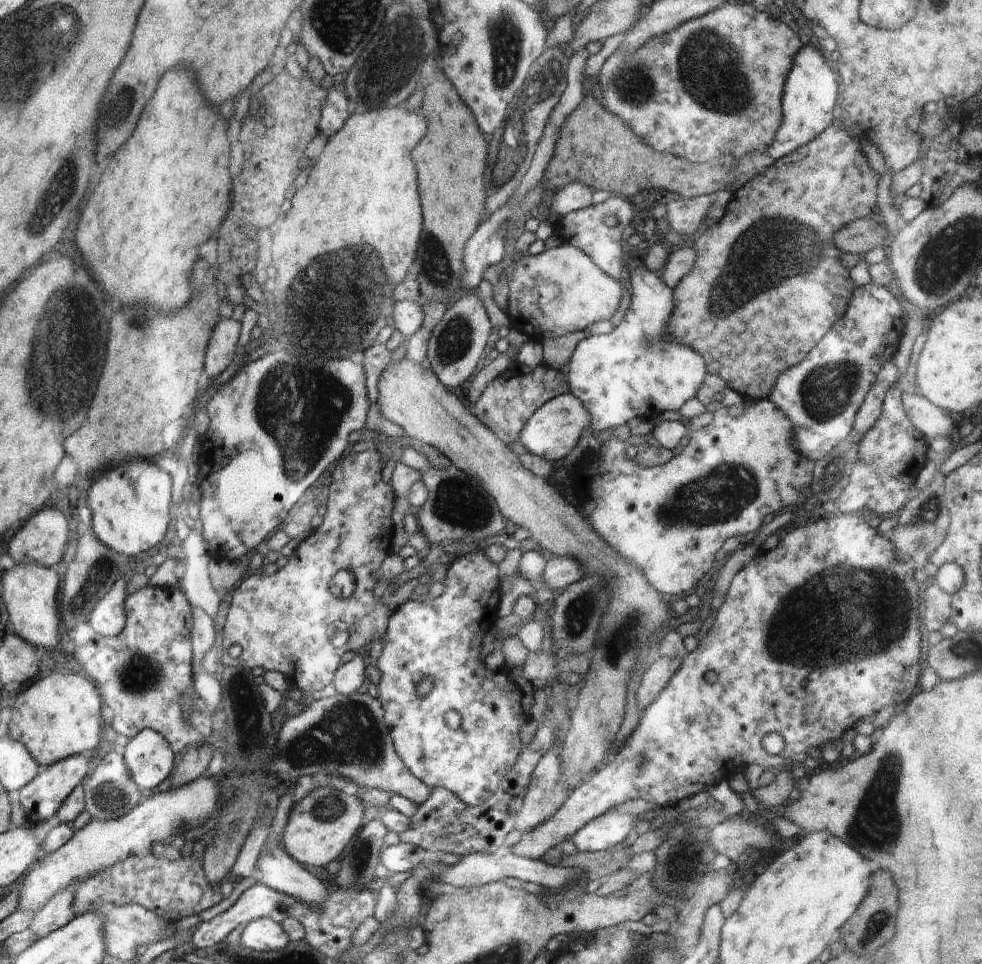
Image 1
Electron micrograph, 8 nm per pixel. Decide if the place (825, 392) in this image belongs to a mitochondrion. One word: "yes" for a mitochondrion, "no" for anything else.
yes

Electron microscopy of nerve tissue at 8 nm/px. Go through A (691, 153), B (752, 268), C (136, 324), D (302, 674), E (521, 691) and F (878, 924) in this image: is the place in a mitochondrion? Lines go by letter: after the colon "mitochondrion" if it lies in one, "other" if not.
A: other
B: mitochondrion
C: mitochondrion
D: other
E: other
F: mitochondrion

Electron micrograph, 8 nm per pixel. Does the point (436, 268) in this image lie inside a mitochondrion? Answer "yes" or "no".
yes

